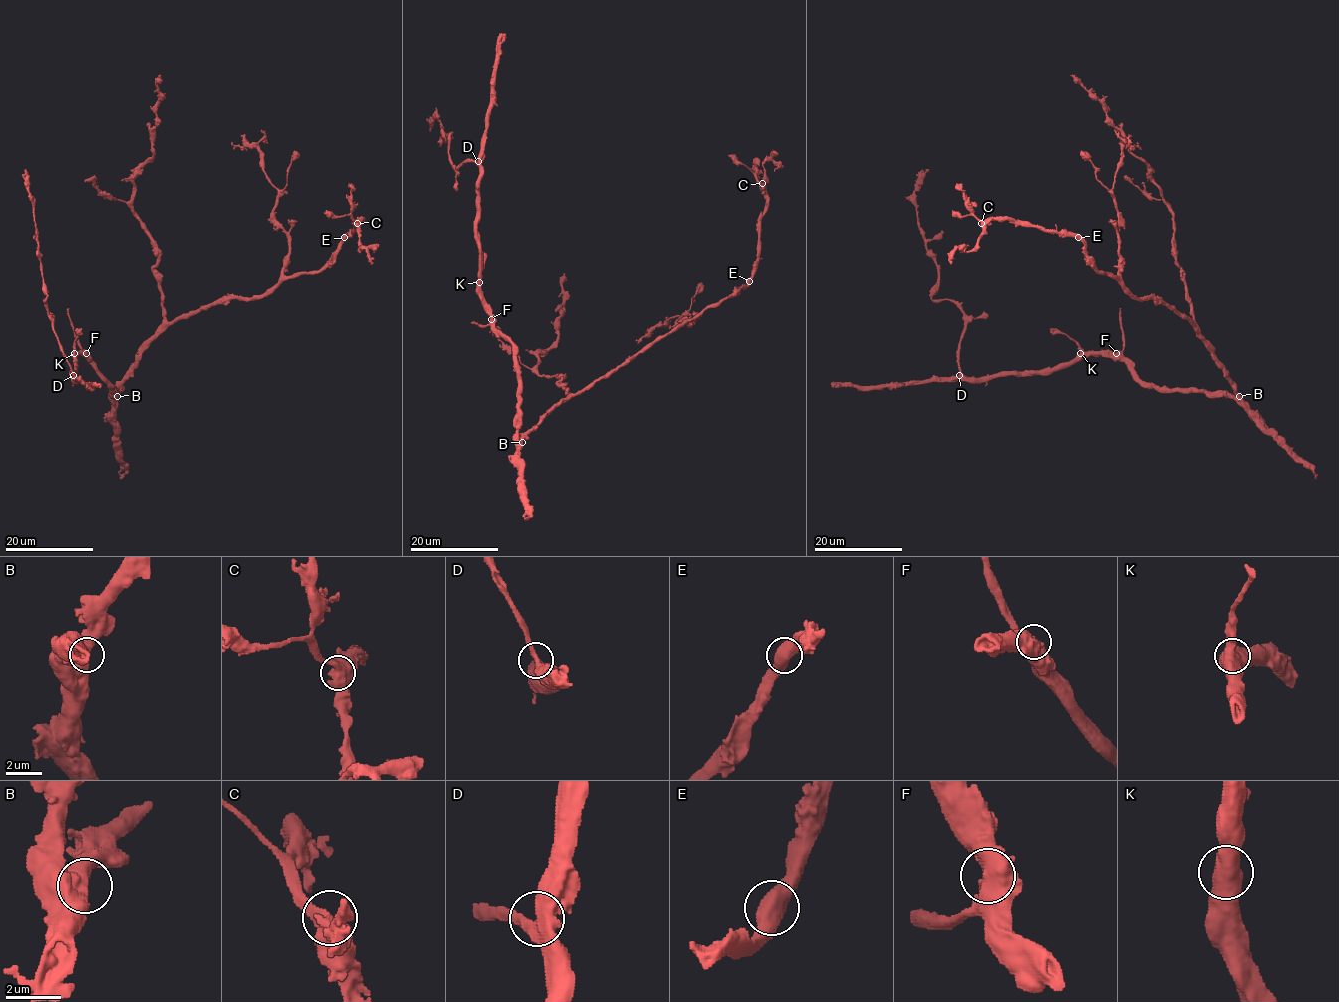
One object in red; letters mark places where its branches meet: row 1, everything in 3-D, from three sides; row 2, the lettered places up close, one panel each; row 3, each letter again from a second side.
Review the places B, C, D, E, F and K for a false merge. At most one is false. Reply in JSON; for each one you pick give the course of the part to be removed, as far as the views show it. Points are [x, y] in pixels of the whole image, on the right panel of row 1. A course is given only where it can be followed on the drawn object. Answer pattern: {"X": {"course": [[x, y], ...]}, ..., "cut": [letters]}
{"cut": []}

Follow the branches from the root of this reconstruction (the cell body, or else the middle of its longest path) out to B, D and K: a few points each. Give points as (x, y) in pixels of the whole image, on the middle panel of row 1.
B: (517, 419), (517, 439), (522, 442)
D: (517, 419), (518, 363), (514, 347), (494, 327), (493, 316), (481, 293), (477, 232), (478, 161)
K: (517, 419), (518, 363), (514, 347), (494, 327), (493, 316), (482, 299), (479, 282)

